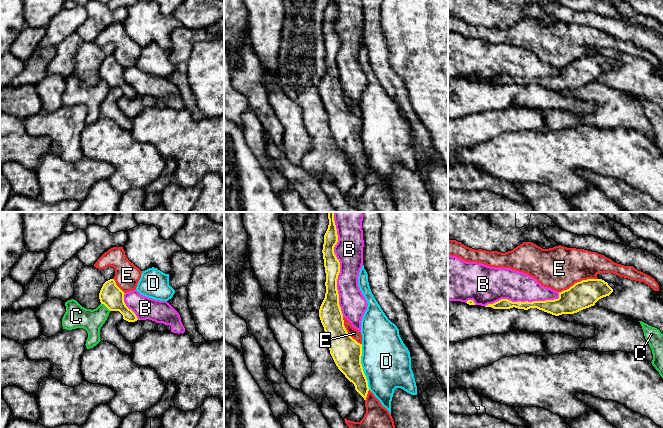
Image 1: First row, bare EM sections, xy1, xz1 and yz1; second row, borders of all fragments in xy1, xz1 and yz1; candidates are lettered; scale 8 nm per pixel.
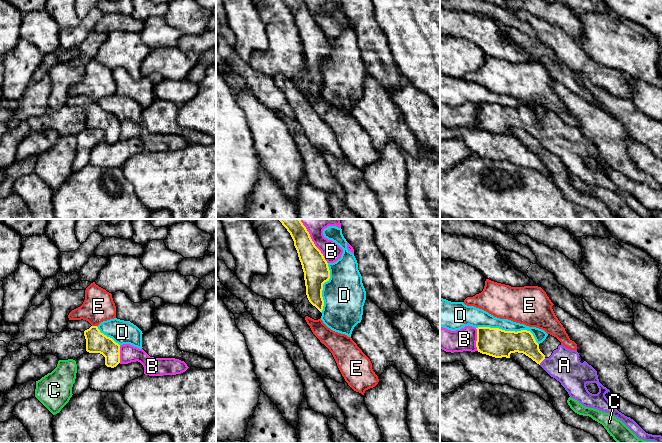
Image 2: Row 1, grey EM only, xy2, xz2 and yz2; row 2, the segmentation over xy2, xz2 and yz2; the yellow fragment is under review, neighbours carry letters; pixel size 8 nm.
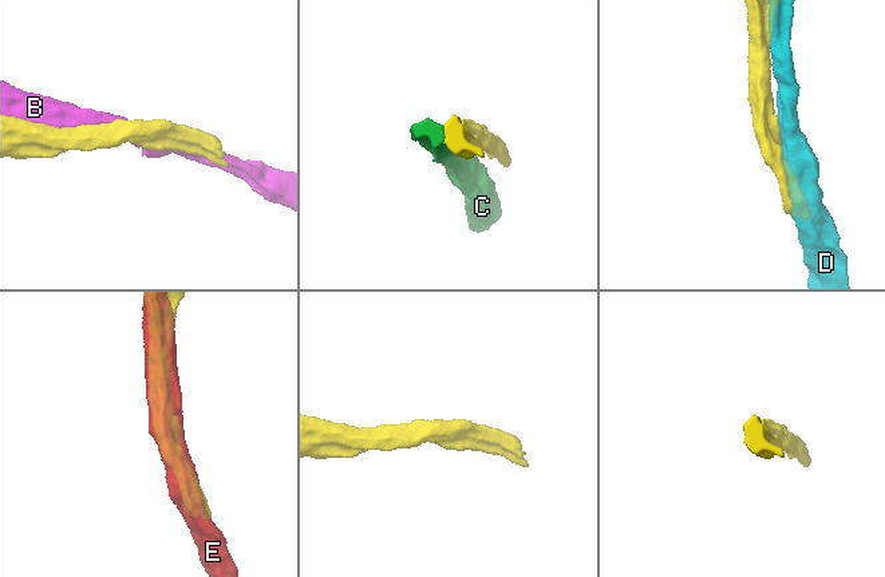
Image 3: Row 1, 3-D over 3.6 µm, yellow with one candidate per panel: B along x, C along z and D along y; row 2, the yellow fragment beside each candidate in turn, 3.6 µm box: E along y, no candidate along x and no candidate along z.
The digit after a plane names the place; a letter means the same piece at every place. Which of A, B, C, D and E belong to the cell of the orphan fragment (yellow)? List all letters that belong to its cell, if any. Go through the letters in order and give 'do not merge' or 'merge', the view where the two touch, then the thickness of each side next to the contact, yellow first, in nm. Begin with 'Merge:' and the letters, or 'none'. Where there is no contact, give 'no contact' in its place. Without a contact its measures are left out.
Merge: A
A: merge; meets yellow in yz2; 180 nm thick on the yellow side, 260 nm on the other
B: do not merge; meets yellow in xz1; 130 nm thick on the yellow side, 220 nm on the other
C: do not merge; meets yellow in xy1; 180 nm thick on the yellow side, 180 nm on the other
D: do not merge; meets yellow in yz2; 240 nm thick on the yellow side, 140 nm on the other
E: do not merge; meets yellow in yz1; 220 nm thick on the yellow side, 340 nm on the other

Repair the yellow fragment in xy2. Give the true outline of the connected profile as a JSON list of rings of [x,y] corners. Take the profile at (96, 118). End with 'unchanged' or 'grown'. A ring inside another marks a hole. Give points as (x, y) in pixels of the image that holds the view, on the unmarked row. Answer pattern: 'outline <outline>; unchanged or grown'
outline [[[97,102],[84,107],[86,127],[100,129],[105,133],[105,141],[114,144],[120,139],[120,121],[100,108]]]; unchanged

